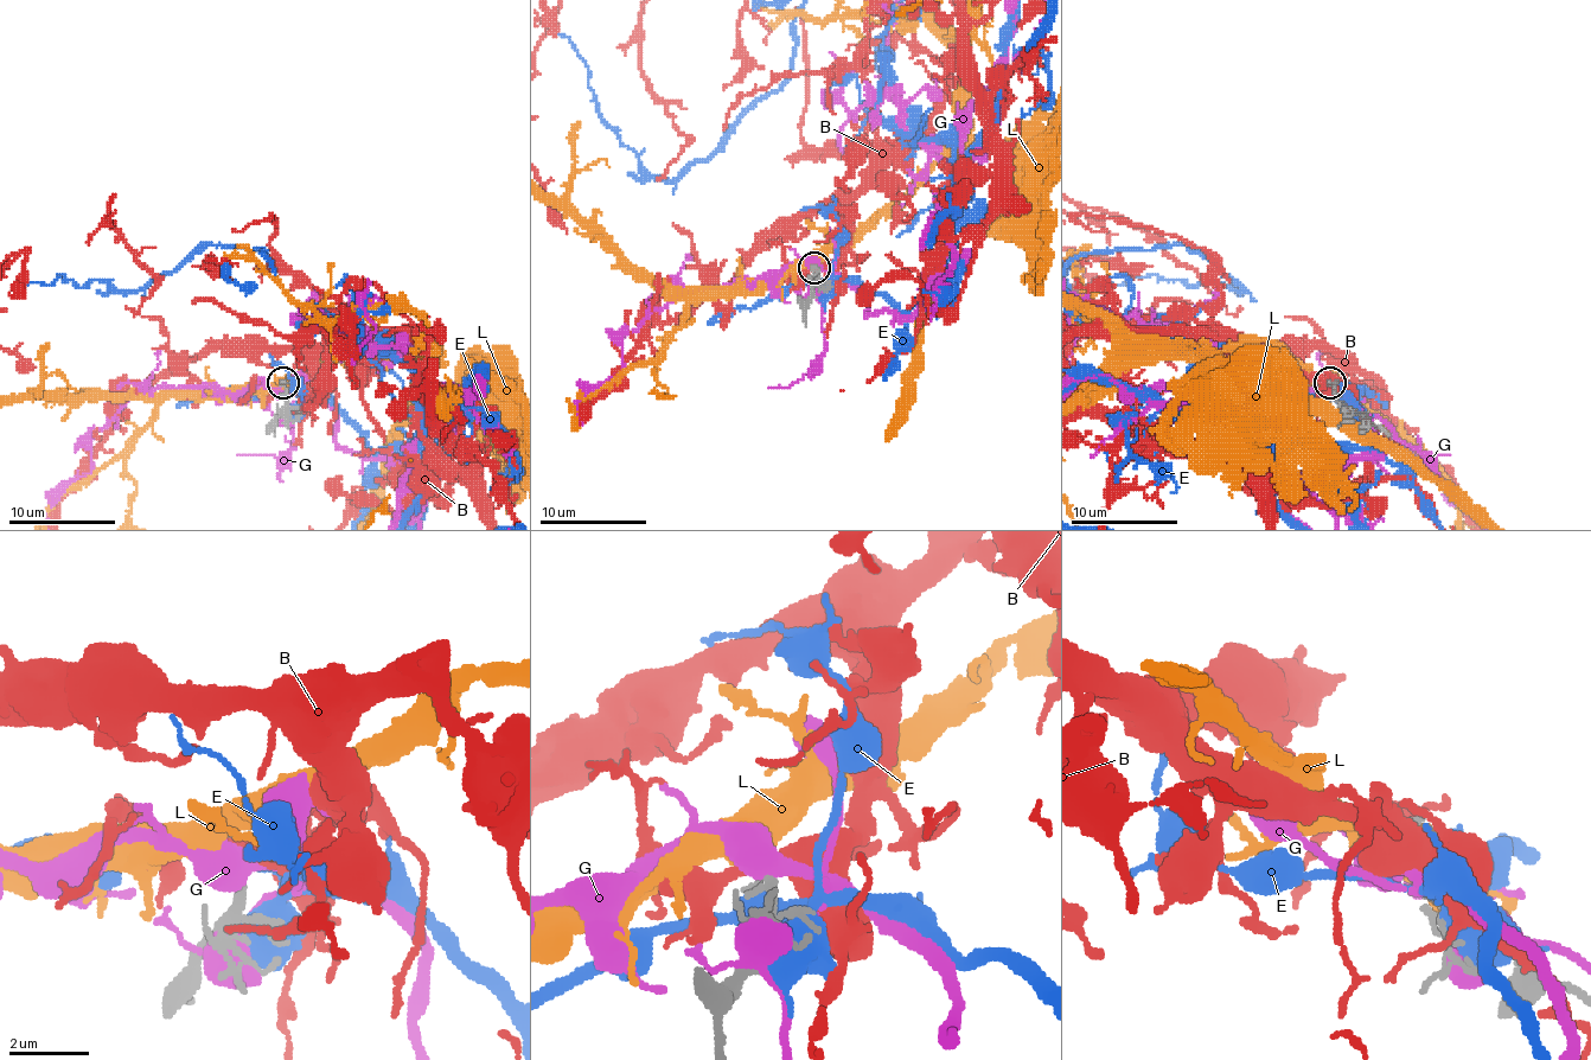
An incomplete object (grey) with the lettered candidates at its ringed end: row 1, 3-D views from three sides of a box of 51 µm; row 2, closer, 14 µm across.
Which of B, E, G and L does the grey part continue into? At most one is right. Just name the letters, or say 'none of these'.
L

